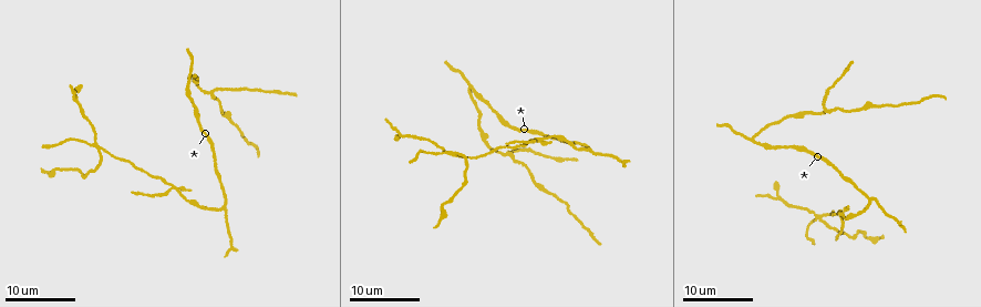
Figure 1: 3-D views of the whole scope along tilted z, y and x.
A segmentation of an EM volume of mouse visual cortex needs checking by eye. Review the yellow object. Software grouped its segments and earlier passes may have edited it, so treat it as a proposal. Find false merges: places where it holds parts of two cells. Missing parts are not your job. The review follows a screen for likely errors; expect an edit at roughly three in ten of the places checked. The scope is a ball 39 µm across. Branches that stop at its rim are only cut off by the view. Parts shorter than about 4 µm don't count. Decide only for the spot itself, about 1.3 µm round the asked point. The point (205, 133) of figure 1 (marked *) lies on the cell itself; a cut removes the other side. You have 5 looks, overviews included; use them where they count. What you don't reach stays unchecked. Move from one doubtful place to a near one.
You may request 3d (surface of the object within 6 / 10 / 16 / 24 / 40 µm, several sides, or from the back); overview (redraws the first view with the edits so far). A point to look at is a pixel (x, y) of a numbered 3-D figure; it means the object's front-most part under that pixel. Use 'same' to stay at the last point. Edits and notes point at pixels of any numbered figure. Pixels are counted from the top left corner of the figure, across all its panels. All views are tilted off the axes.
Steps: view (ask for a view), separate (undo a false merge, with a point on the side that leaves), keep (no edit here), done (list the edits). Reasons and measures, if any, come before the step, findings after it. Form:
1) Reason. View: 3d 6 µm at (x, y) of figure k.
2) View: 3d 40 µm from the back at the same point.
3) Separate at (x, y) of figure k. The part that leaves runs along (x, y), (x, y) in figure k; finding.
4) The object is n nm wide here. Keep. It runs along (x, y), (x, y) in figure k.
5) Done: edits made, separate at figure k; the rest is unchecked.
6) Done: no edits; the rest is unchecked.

Two arms in line, one across. View: 3d 24 µm at (824, 109) of figure 1.

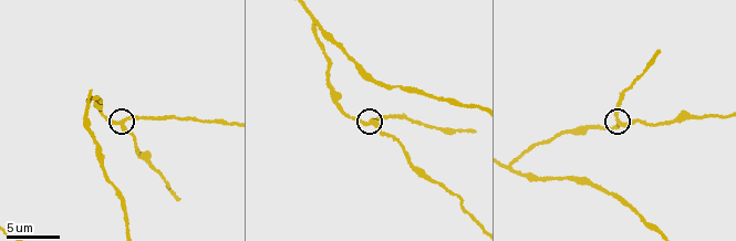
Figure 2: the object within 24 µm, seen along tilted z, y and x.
Zoom in. View: 3d 6 µm at (122, 123) of figure 2.

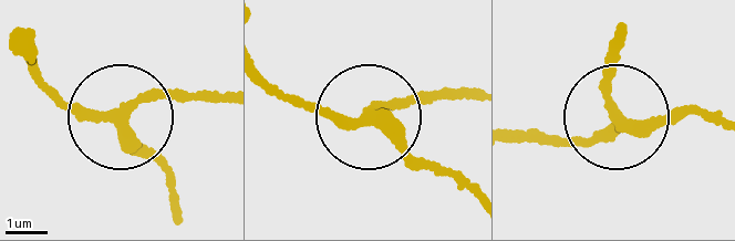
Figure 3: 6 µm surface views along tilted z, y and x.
3 arms meet here. Keep. It runs along (265, 80), (347, 121), (433, 91) in figure 3; all the same cell.

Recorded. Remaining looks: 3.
A fork. View: 3d 24 µm at (455, 153) of figure 1.

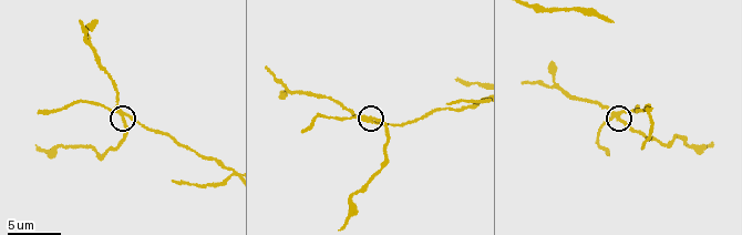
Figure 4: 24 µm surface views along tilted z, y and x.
View: 3d 6 µm at (124, 117) of figure 4.

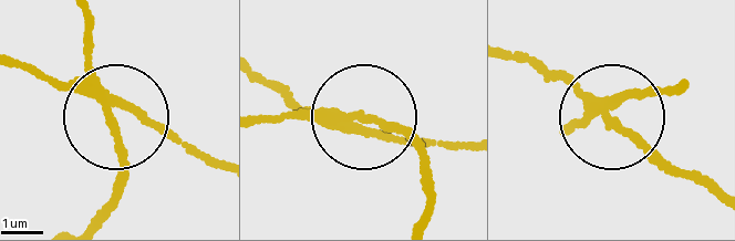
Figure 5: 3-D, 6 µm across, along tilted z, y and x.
The object is 210 nm wide here. Separate at (88, 39) of figure 5. A second cell is stuck on.

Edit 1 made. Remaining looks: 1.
Three arms meet. View: 3d 16 µm at (311, 24) of figure 2.

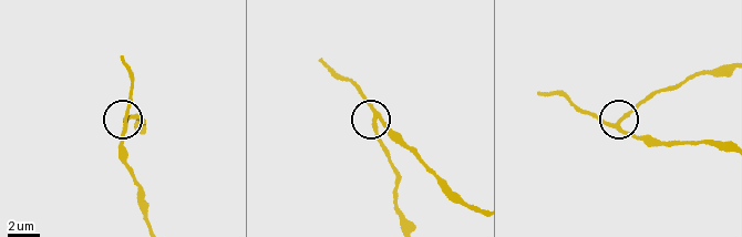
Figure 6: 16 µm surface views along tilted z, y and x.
The object is 220 nm wide here. Keep. Continuous, no second cell.

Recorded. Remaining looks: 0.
Done: edits made, separate at figure 5; the rest is unchecked.

